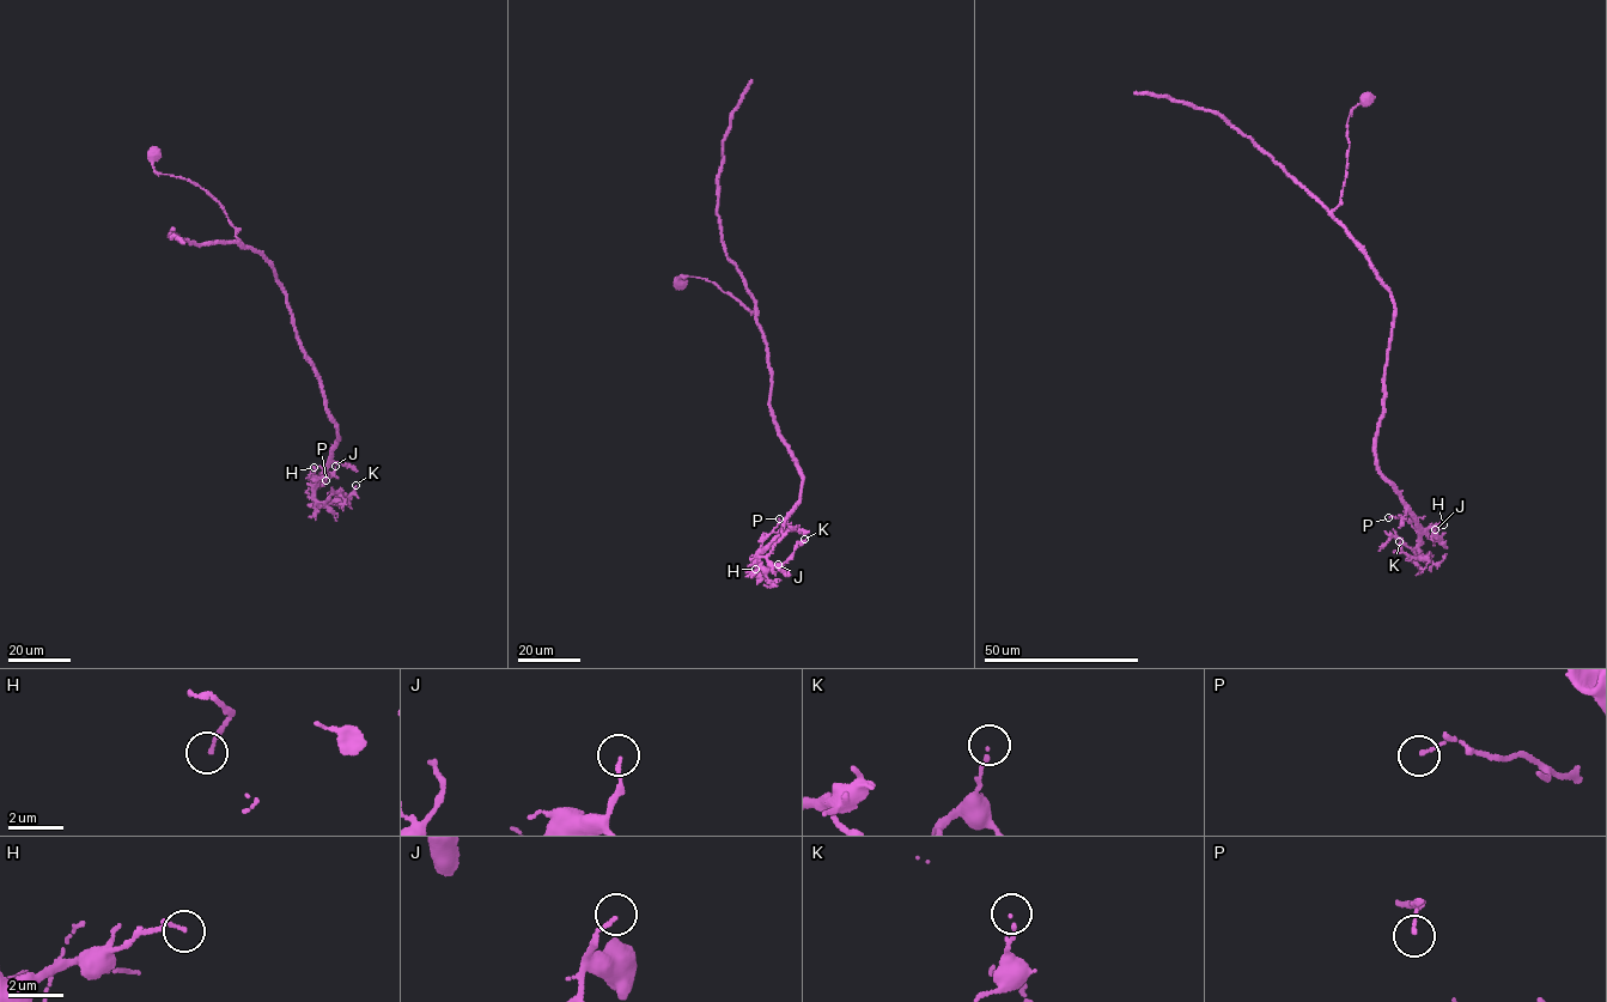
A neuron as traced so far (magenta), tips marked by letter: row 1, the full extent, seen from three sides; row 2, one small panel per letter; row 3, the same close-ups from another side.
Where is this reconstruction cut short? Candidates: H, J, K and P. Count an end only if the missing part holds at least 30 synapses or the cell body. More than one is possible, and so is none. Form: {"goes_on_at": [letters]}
{"goes_on_at": []}

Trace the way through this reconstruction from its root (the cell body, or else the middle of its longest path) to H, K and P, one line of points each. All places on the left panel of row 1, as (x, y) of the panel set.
H: (154, 155), (156, 171), (219, 202), (284, 290), (336, 426), (315, 481), (314, 467)
K: (154, 155), (156, 171), (219, 202), (284, 290), (338, 439), (315, 500), (342, 500), (355, 485)
P: (154, 155), (156, 171), (205, 189), (241, 246), (272, 266), (336, 426), (330, 462), (315, 486), (326, 480)

